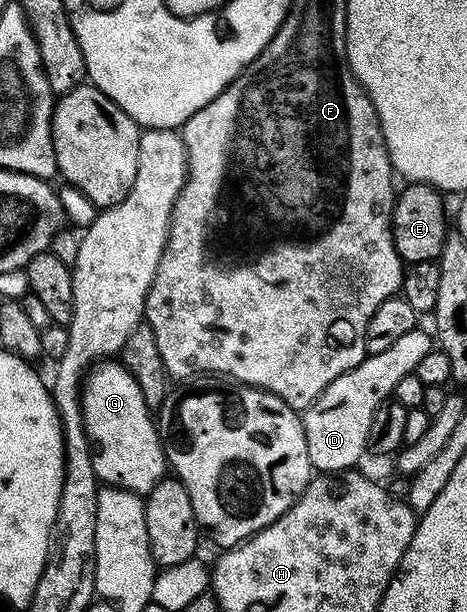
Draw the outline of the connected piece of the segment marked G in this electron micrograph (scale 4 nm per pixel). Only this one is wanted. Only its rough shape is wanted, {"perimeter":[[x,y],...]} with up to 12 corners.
{"perimeter":[[123,364],[83,378],[104,486],[145,495],[168,472],[156,418]]}

